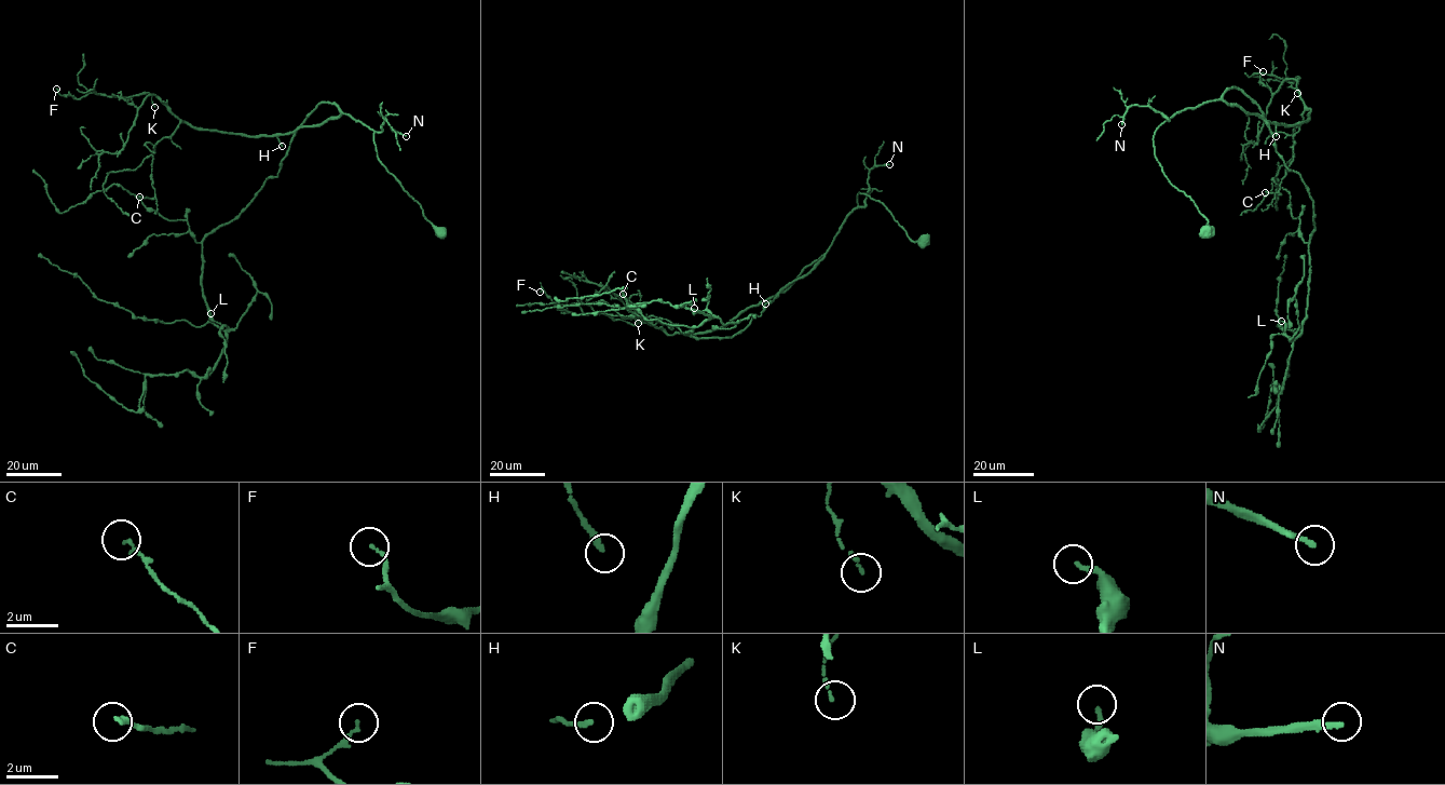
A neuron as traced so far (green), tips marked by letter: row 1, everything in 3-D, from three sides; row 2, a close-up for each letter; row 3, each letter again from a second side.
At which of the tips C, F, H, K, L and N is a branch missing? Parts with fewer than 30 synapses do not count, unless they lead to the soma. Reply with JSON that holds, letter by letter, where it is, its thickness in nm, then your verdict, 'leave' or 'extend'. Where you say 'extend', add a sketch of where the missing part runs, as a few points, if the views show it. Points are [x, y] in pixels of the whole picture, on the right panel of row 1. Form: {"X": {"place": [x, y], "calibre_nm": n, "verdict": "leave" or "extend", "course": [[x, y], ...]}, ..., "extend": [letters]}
{"C": {"place": [1265, 192], "calibre_nm": 170, "verdict": "leave"}, "F": {"place": [1263, 71], "calibre_nm": 130, "verdict": "leave"}, "H": {"place": [1276, 136], "calibre_nm": 240, "verdict": "leave"}, "K": {"place": [1297, 93], "calibre_nm": 120, "verdict": "leave"}, "L": {"place": [1281, 321], "calibre_nm": 200, "verdict": "leave"}, "N": {"place": [1121, 124], "calibre_nm": 180, "verdict": "extend", "course": [[1121, 124], [1125, 139], [1121, 153], [1092, 202], [1095, 216], [1108, 218], [1105, 225]]}, "extend": ["N"]}

